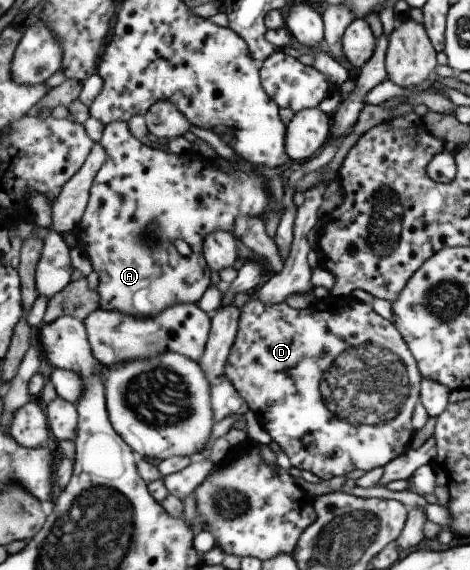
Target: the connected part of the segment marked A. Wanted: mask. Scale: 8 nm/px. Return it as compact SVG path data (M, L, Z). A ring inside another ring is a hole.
M113 121L106 126L103 139L101 139L101 145L107 153L107 162L103 165L93 181L93 185L90 190L90 201L81 219L81 223L76 230L77 243L78 246L83 250L84 254L88 257L91 265L92 271L95 271L100 278L100 285L97 289L99 293L99 305L101 309L107 311L119 311L119 313L125 313L125 315L133 315L133 317L157 317L161 315L167 307L171 305L181 305L183 303L199 303L201 299L209 291L211 287L211 268L206 261L204 254L204 247L206 244L206 239L215 233L215 231L229 231L229 233L234 233L235 224L237 219L241 217L261 217L261 215L266 216L265 209L271 199L274 196L271 194L271 189L267 185L267 179L261 175L260 172L256 172L255 169L250 173L245 173L239 169L233 169L231 173L227 171L227 167L219 167L214 160L201 158L199 155L192 154L188 152L186 154L175 155L169 153L169 151L163 151L163 149L153 149L144 145L129 131L129 121ZM182 240L186 242L191 253L187 257L181 255L177 251L177 241Z

